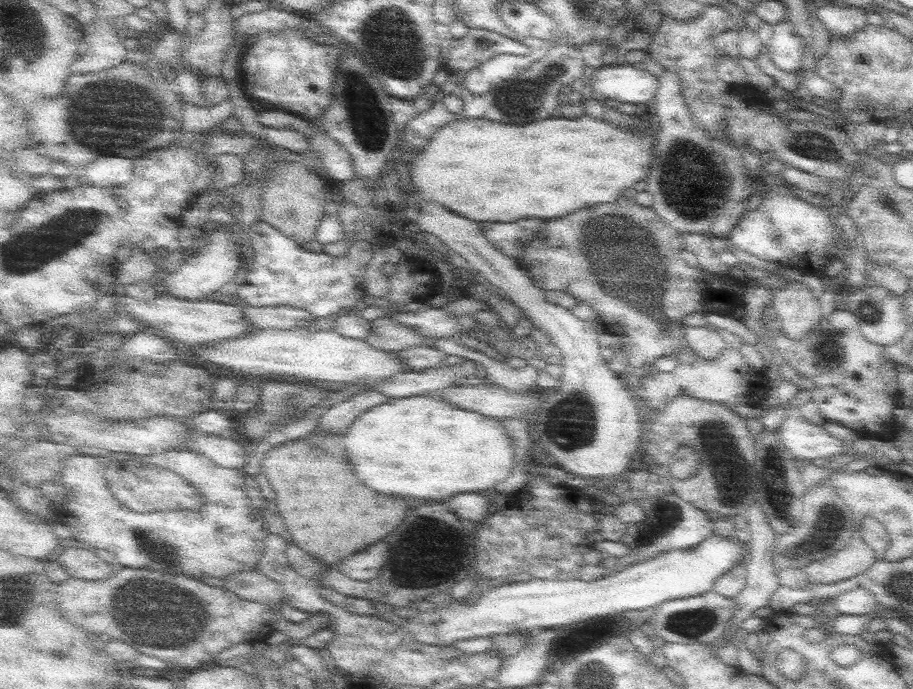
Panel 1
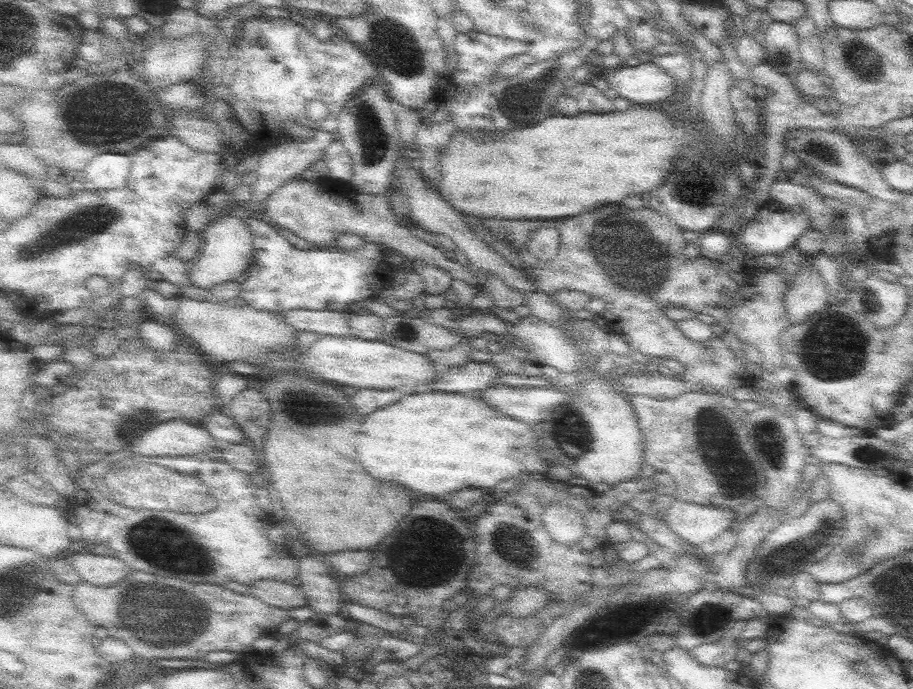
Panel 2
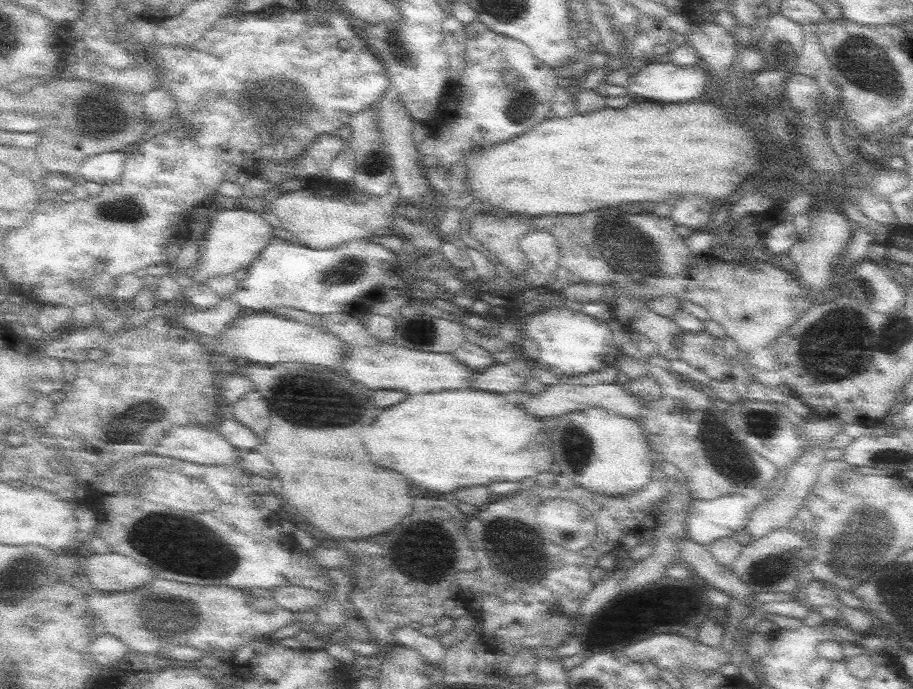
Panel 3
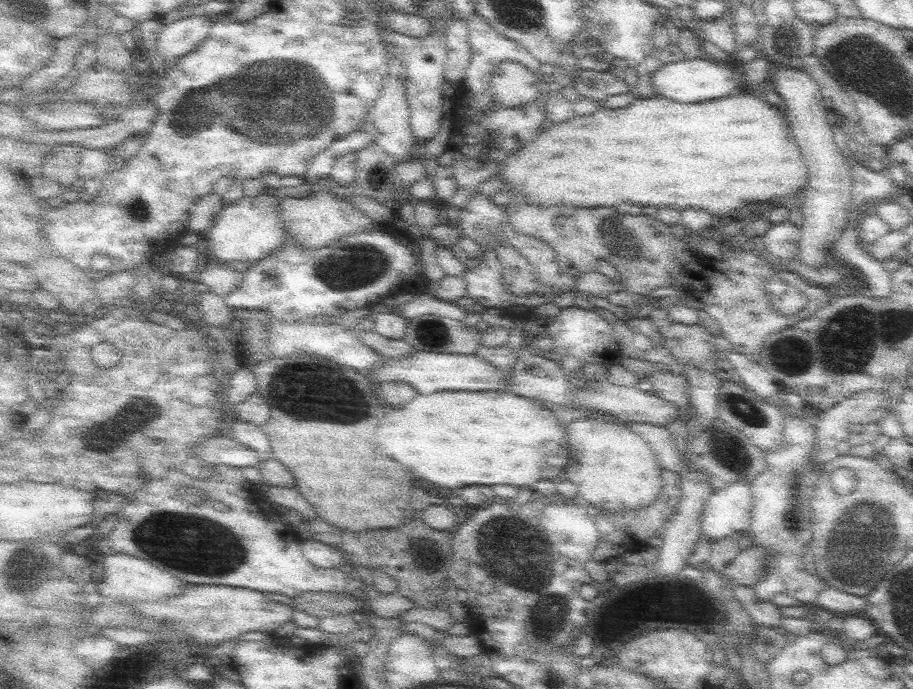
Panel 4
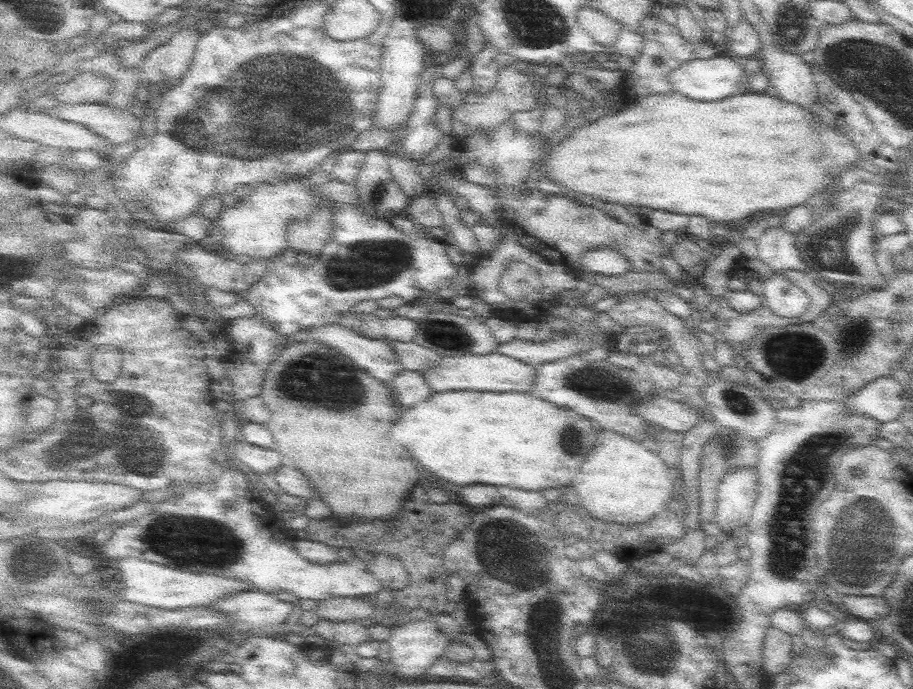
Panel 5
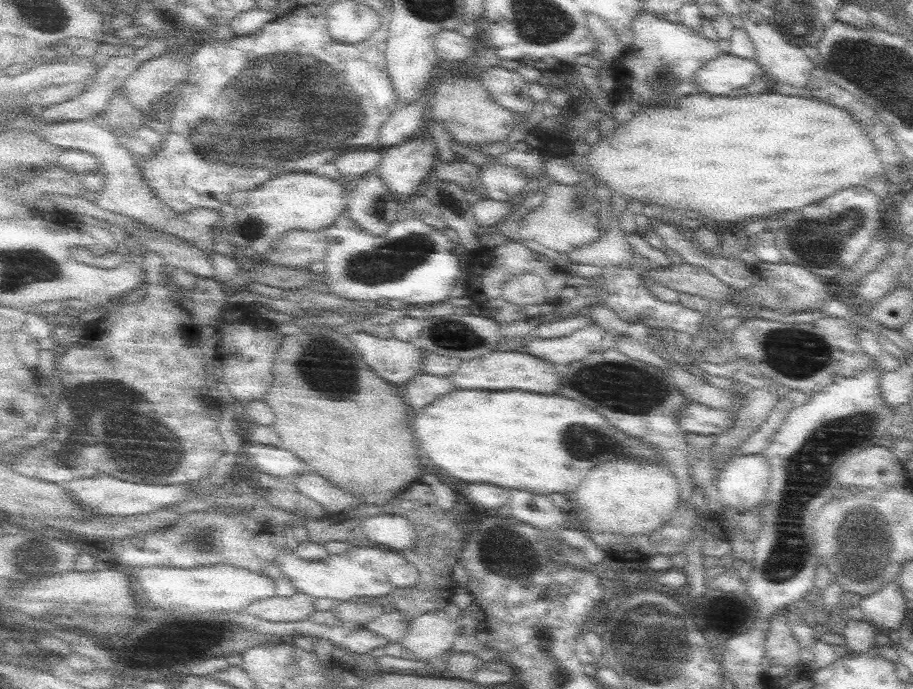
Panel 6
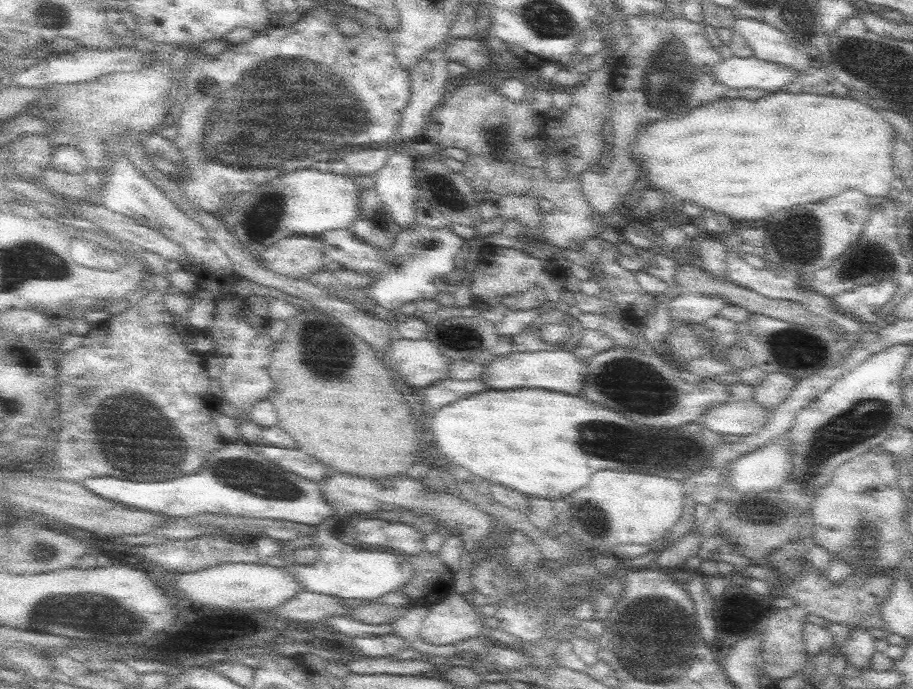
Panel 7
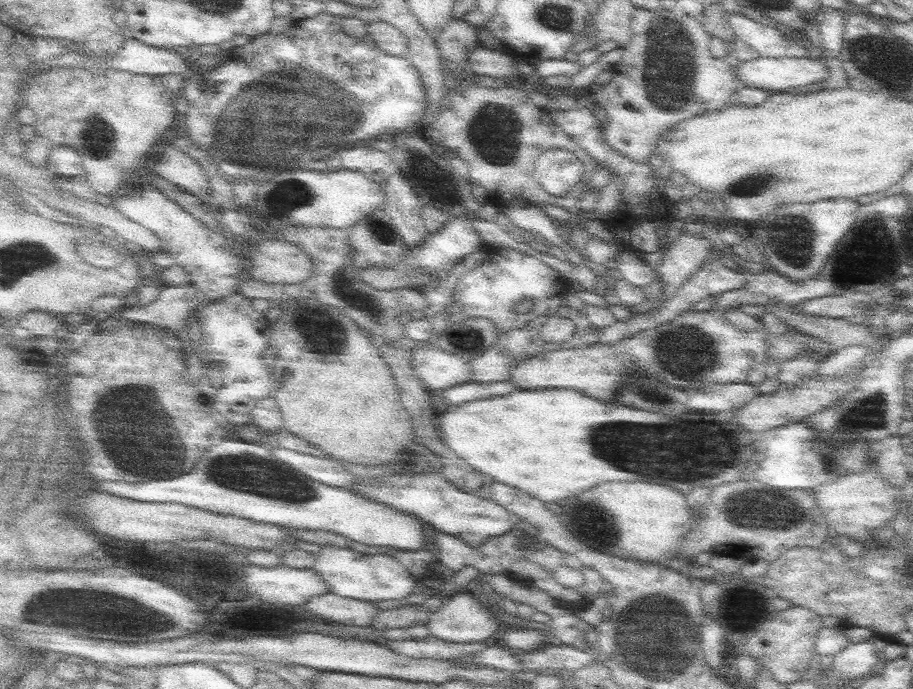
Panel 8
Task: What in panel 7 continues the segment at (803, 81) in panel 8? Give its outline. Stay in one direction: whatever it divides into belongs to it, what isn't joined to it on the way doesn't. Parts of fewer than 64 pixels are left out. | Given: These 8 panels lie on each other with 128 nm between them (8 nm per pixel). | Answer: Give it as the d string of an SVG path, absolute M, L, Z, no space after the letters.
M732 55L727 60L722 59L719 64L713 67L711 74L716 81L722 82L729 90L744 90L744 88L764 88L768 92L778 92L780 88L798 81L800 73L783 65L776 65L772 62L765 62L752 56L750 58L739 58Z

